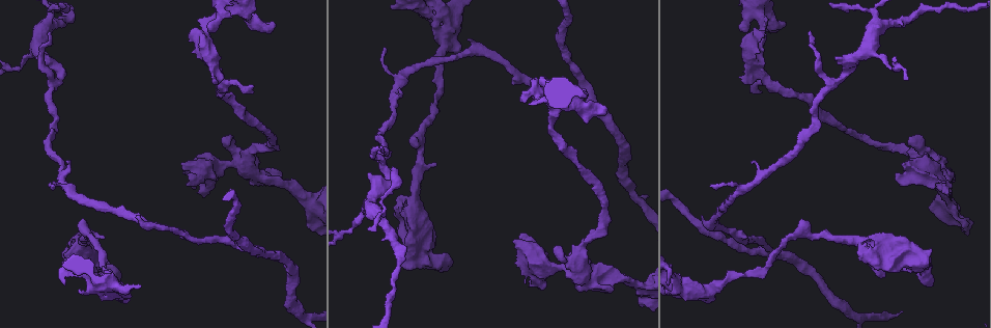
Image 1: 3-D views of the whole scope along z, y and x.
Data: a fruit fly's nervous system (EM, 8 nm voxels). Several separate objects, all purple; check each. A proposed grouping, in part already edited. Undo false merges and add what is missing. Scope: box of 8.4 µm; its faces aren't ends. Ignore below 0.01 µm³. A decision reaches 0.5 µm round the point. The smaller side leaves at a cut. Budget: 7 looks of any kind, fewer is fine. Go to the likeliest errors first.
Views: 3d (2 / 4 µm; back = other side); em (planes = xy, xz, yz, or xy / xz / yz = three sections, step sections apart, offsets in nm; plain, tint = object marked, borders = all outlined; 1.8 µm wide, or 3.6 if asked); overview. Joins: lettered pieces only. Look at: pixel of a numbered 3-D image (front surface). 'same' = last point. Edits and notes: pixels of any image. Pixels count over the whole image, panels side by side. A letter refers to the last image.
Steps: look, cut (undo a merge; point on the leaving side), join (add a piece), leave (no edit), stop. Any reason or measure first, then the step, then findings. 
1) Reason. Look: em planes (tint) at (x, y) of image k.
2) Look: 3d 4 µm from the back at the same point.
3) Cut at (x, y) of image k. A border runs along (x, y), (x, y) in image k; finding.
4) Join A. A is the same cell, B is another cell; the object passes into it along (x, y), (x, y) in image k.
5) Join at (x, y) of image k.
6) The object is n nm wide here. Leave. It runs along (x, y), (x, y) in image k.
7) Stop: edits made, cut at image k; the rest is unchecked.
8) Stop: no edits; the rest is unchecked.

Look: em xy step 8 (tint) at (447, 24) of image 1.

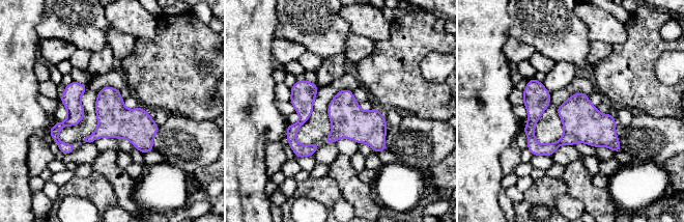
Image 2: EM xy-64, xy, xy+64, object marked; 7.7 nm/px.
Look: em planes (borders) at the same point.

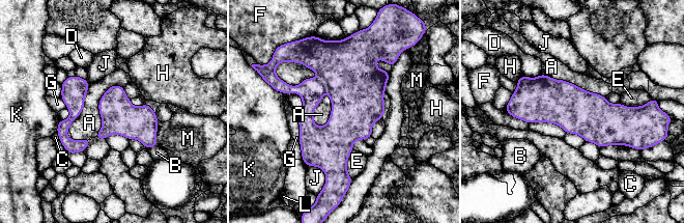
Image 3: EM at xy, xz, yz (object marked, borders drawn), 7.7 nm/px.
The longest contact is with A, 550 nm. Leave. A, B, C, D, E, F, G, H, J, K, L and M are other cells; a border runs along (541, 73), (605, 96) in image 3; continuous, no second neuron.

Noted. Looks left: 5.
Sudden change in width. Look: em 3.6 µm planes (borders) at (204, 24) of image 1.

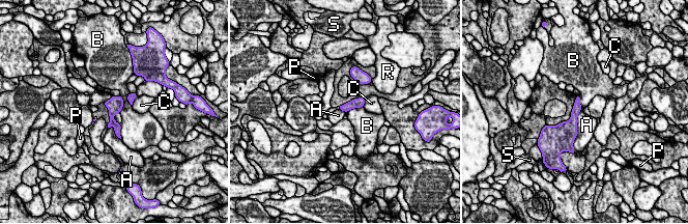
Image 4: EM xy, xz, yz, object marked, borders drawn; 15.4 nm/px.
Leave. A, B, C, P, R and S are other cells; one neuron here.

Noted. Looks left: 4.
Thick turns thin. Look: em 3.6 µm planes (tint) at (418, 215) of image 1.

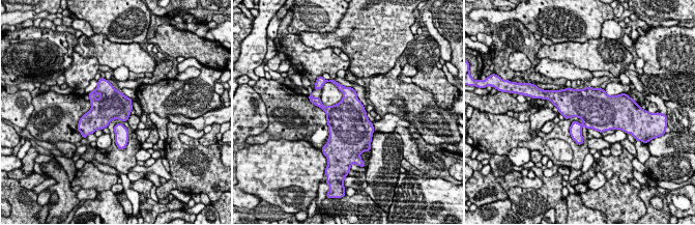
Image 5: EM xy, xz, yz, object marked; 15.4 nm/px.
Look: em 3.6 µm planes (borders) at the same point.

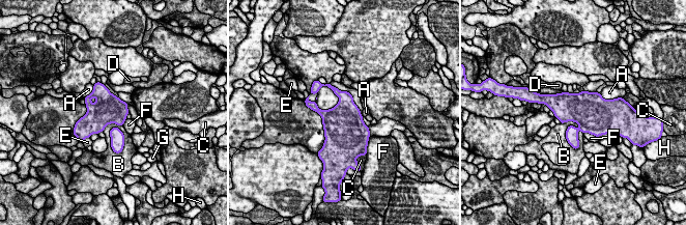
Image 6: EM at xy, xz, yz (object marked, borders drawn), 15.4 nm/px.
Leave. A, B, C, D, E, F, G and H are other cells; a border runs along (561, 122), (578, 125), (578, 148) in image 6; all the same neuron.

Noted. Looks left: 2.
Stop: no edits; the rest is unchecked.

